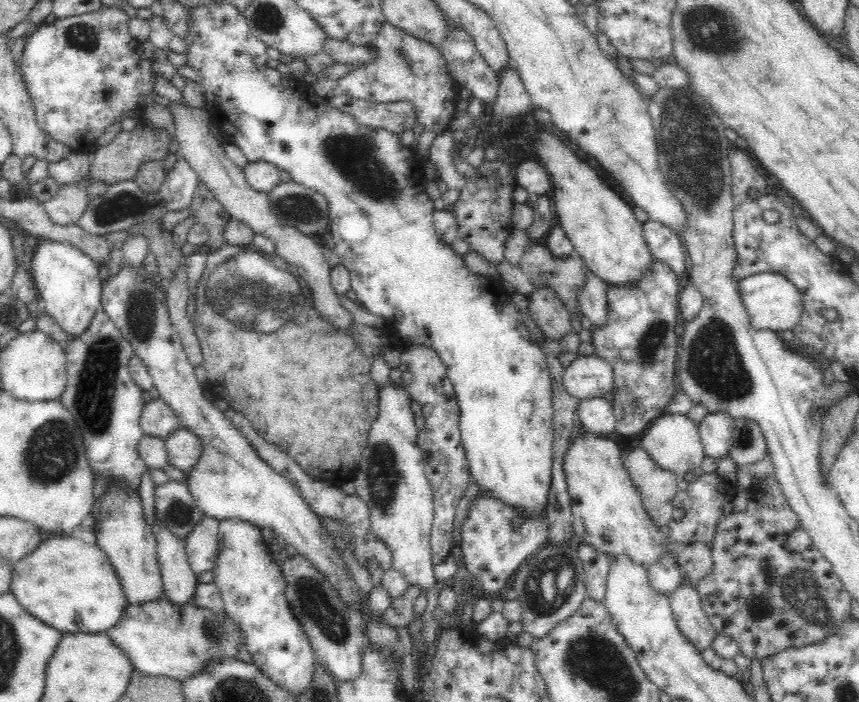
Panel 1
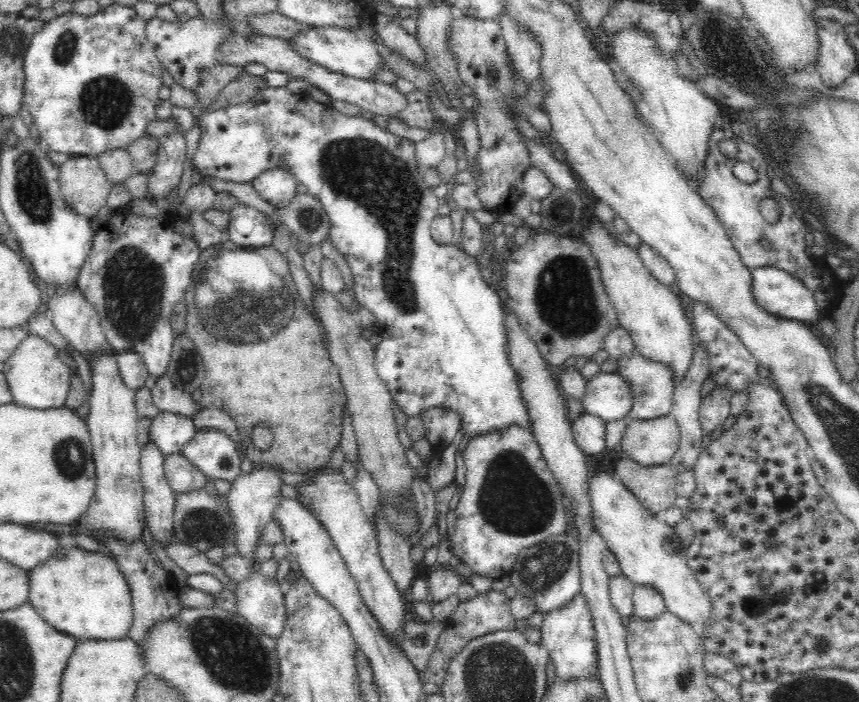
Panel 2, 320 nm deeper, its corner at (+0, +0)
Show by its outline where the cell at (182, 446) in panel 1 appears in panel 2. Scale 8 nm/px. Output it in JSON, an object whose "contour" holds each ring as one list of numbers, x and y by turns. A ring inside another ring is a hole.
{"contour":[[216,429,198,430,181,454,209,480,221,478,233,483,241,473,240,448,229,435]]}

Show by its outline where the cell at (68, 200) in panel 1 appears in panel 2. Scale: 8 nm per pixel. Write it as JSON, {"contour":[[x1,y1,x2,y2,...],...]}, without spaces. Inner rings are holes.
{"contour":[[74,155,61,164,59,169,60,191,62,191,61,193,72,210,90,218,107,208,106,198,115,185,109,181,106,173,102,170,98,157]]}

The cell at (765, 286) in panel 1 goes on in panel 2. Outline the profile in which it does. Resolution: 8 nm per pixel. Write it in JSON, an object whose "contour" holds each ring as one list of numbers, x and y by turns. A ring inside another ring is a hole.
{"contour":[[763,266,751,269,751,277,752,294,756,304,770,314,804,323,810,323,811,320,817,321,821,316,815,293,789,271]]}

